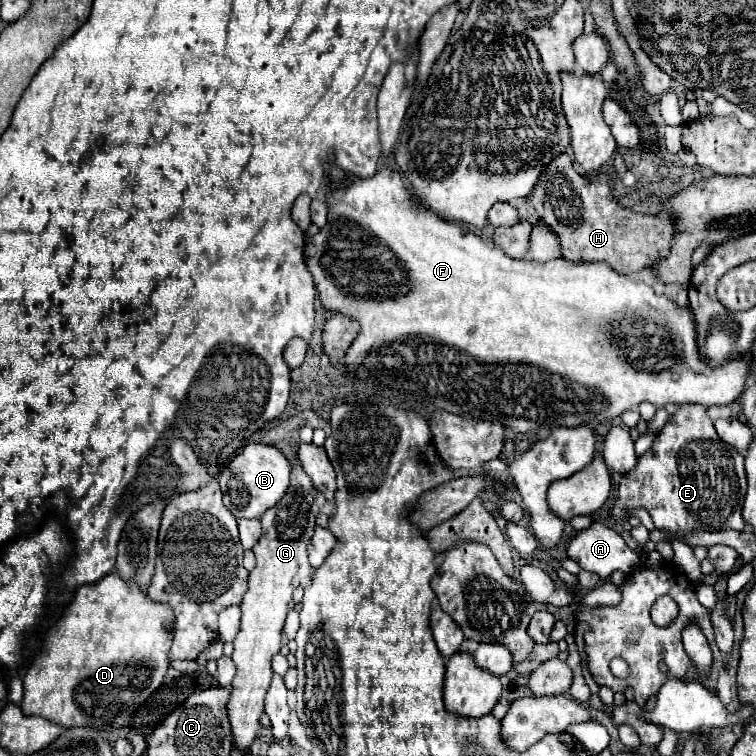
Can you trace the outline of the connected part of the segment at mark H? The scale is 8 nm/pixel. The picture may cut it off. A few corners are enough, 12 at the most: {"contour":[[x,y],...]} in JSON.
{"contour":[[555,156],[531,194],[569,262],[621,274],[671,252],[675,214],[617,204]]}

